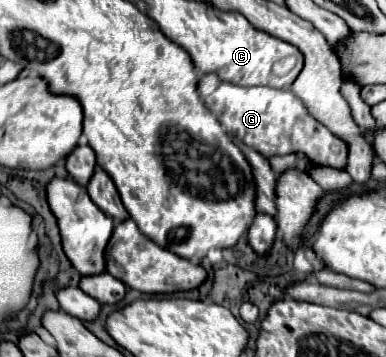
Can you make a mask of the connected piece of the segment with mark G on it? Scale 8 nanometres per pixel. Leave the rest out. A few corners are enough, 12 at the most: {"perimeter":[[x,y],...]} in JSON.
{"perimeter":[[200,76],[222,128],[262,156],[346,168],[346,144],[290,90]]}

